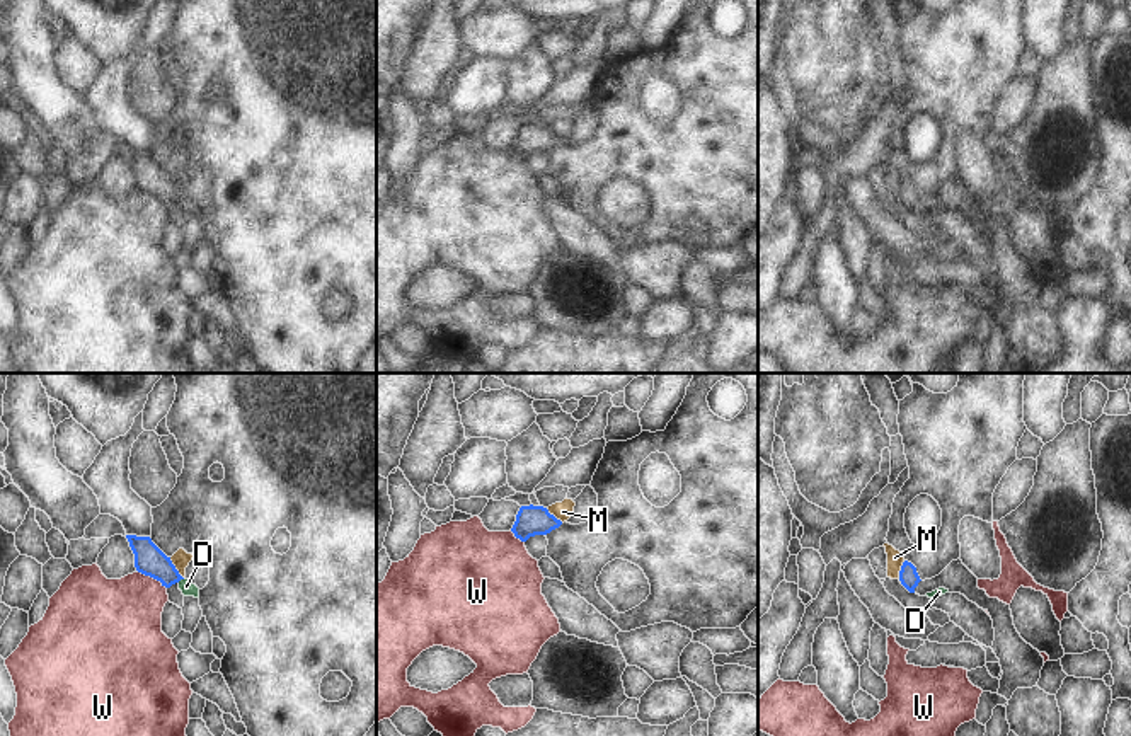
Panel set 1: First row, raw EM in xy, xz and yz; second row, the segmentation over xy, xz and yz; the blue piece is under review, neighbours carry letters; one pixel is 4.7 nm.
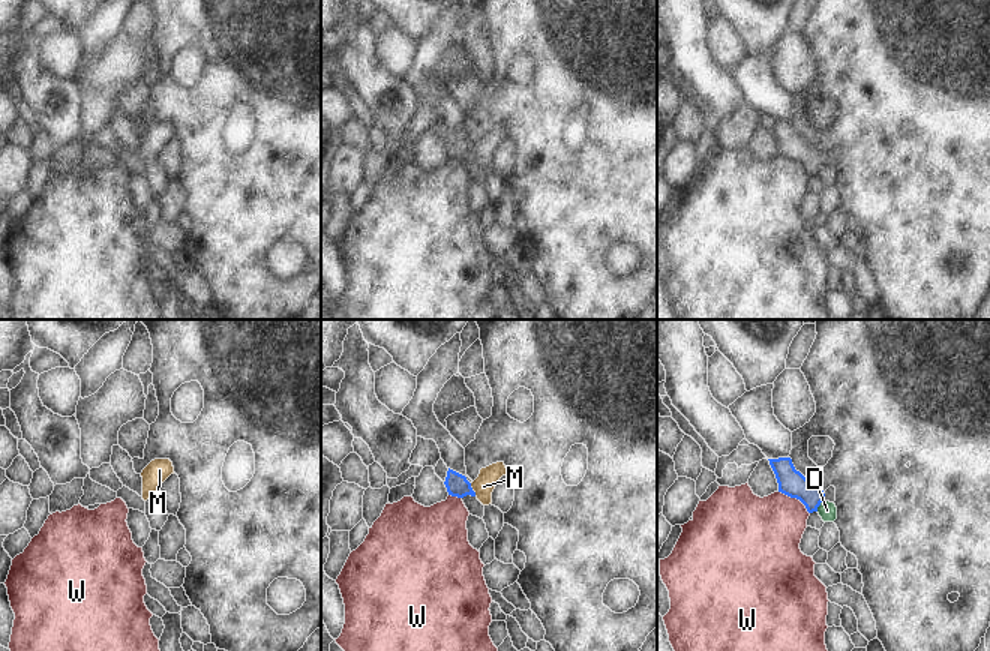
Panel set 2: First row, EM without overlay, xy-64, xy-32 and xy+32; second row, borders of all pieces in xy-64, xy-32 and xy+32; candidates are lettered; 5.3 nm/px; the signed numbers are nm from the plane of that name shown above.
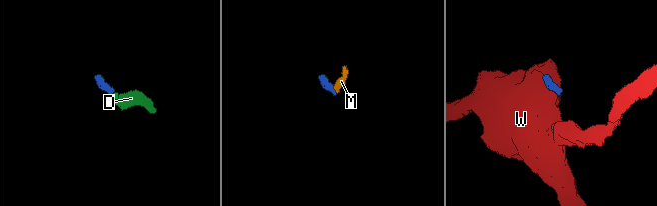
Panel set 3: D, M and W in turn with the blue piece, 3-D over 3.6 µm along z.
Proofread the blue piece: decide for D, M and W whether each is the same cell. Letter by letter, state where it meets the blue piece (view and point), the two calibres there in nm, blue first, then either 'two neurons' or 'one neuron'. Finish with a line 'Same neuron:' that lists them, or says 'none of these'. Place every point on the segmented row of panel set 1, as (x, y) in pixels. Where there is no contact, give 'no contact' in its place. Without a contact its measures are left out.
D: contact xy (181, 578); calibres 140 and 70 nm; two neurons
M: contact xy (174, 568); calibres 140 and 90 nm; two neurons
W: contact xy (152, 576); calibres 140 and 380 nm; two neurons
Same neuron: none of these

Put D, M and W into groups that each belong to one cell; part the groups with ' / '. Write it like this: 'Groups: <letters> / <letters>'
Groups: D M / W.

